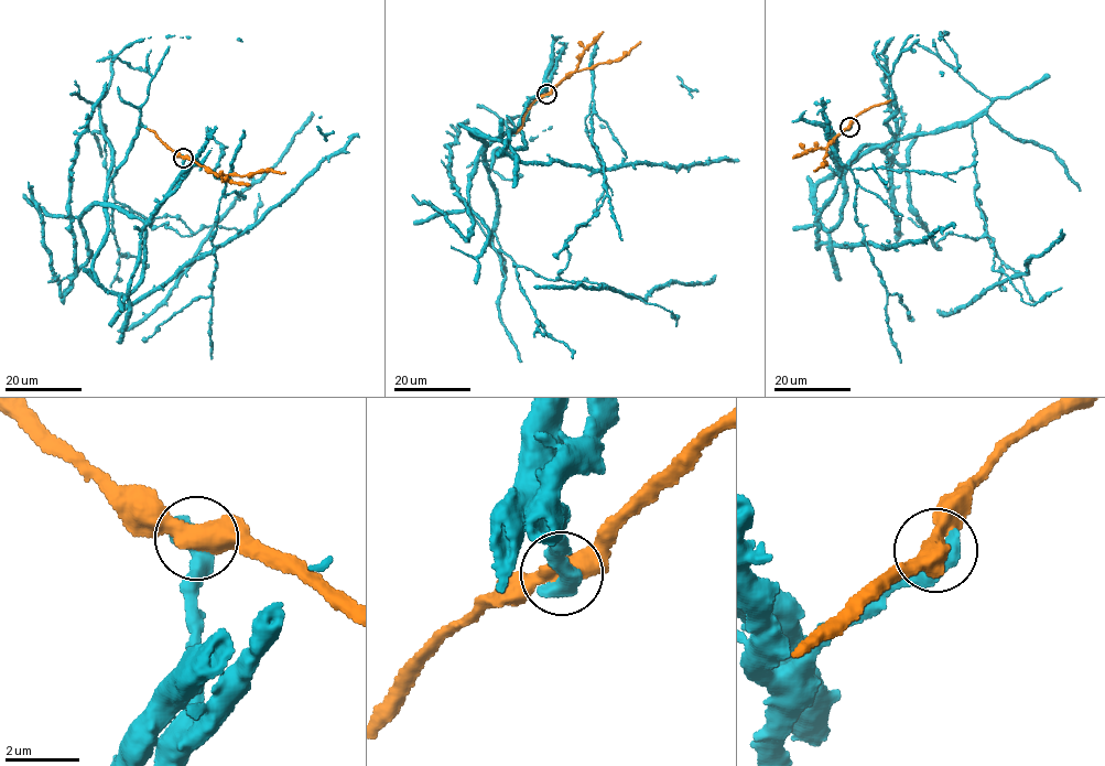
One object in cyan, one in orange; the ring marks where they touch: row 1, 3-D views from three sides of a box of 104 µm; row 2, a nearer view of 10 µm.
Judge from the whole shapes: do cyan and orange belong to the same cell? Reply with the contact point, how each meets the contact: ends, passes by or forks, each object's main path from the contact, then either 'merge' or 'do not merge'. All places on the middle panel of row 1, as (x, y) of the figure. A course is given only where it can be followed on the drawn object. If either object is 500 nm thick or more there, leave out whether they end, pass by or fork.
at (546, 94); cyan runs (546, 95), (507, 140), (470, 136), (485, 146), (494, 232), (515, 266), (642, 299), (714, 274); orange runs (546, 94), (577, 71), (620, 60), (640, 41); merge

